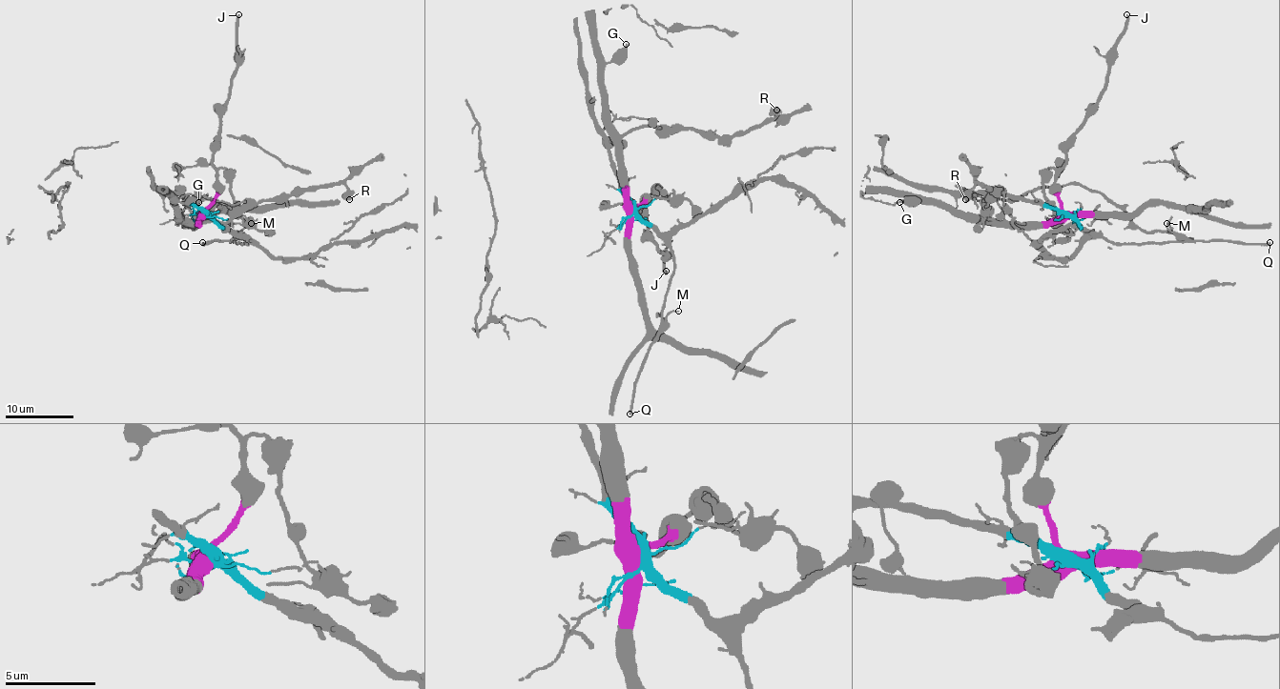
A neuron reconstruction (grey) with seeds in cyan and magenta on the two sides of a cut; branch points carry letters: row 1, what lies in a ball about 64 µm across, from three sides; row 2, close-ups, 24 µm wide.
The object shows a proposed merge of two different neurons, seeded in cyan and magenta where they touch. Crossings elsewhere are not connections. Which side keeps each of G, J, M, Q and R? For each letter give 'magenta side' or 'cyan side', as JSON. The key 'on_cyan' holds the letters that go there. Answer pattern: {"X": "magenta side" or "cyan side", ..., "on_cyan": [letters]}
{"G": "magenta side", "J": "magenta side", "M": "cyan side", "Q": "cyan side", "R": "magenta side", "on_cyan": ["M", "Q"]}

